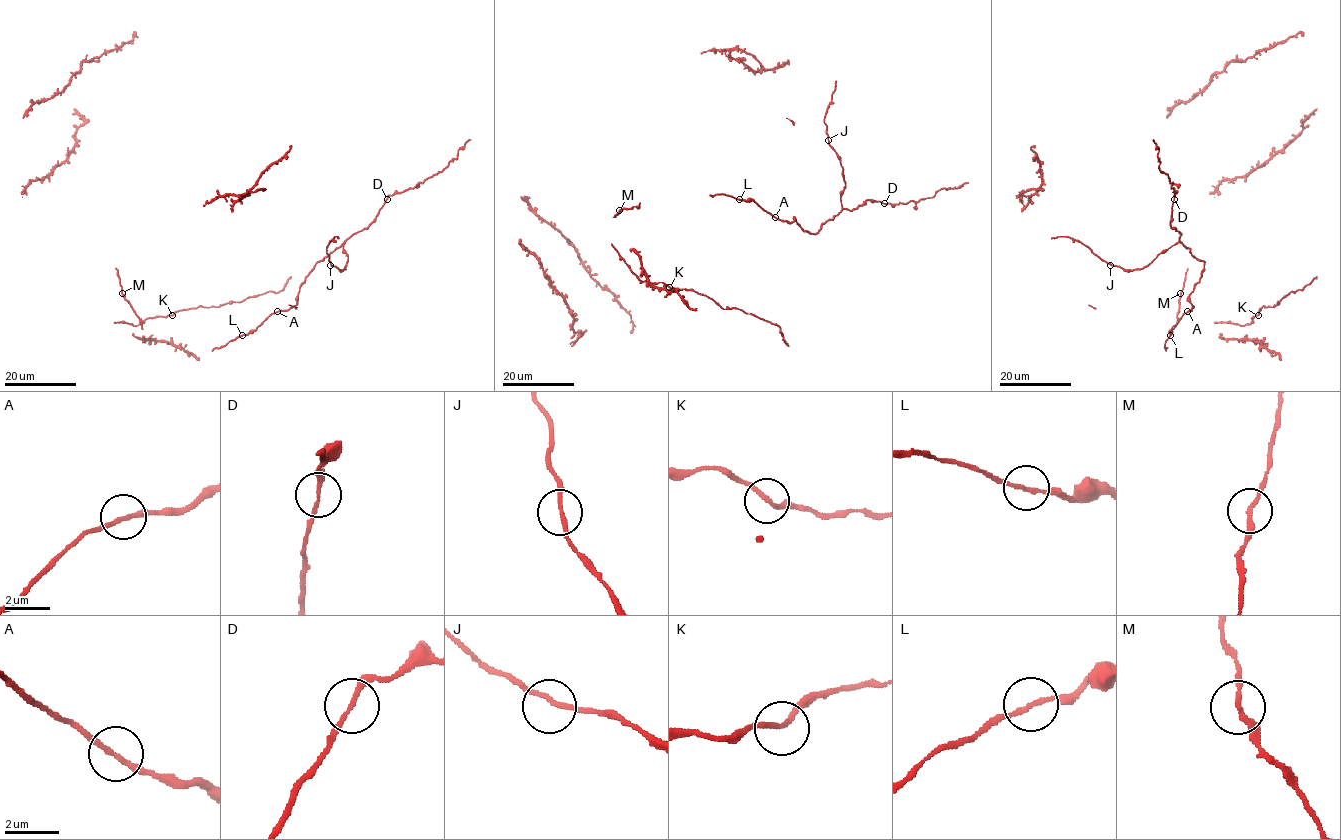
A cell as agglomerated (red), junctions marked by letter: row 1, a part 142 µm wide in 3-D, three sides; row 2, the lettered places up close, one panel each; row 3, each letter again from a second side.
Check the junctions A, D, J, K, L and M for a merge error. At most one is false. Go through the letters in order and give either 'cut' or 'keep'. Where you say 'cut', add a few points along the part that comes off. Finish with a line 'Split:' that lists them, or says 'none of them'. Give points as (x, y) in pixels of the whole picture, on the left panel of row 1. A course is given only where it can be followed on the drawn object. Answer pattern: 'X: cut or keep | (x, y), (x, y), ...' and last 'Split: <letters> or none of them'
A: keep
D: keep
J: keep
K: keep
L: keep
M: keep
Split: none of them

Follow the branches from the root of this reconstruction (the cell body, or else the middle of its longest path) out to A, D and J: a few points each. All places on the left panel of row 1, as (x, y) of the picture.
A: (212, 350), (253, 332), (277, 311)
D: (212, 350), (253, 332), (272, 314), (294, 306), (300, 286), (313, 267), (354, 233), (366, 228), (387, 198)
J: (212, 350), (253, 332), (272, 314), (294, 306), (309, 272), (344, 242), (345, 269), (330, 265)

